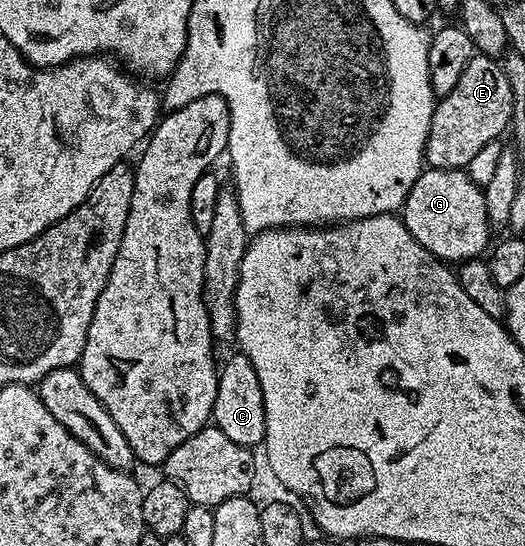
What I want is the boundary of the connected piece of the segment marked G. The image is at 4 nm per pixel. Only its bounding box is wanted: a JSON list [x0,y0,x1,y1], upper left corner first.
[401,167,493,265]

